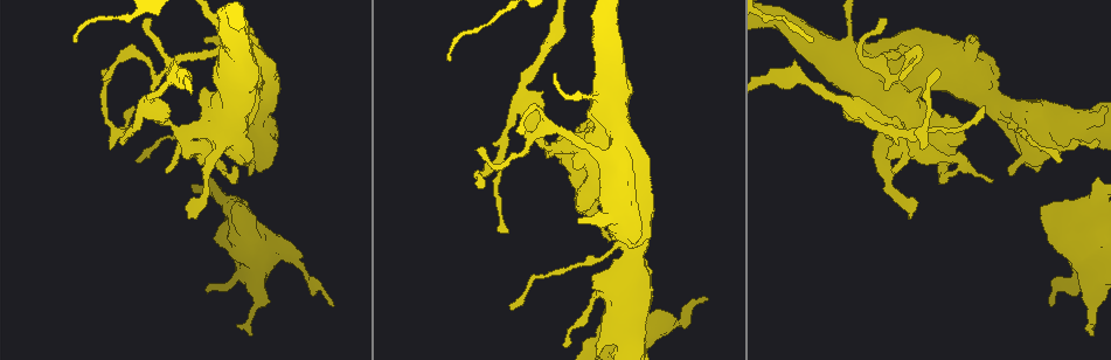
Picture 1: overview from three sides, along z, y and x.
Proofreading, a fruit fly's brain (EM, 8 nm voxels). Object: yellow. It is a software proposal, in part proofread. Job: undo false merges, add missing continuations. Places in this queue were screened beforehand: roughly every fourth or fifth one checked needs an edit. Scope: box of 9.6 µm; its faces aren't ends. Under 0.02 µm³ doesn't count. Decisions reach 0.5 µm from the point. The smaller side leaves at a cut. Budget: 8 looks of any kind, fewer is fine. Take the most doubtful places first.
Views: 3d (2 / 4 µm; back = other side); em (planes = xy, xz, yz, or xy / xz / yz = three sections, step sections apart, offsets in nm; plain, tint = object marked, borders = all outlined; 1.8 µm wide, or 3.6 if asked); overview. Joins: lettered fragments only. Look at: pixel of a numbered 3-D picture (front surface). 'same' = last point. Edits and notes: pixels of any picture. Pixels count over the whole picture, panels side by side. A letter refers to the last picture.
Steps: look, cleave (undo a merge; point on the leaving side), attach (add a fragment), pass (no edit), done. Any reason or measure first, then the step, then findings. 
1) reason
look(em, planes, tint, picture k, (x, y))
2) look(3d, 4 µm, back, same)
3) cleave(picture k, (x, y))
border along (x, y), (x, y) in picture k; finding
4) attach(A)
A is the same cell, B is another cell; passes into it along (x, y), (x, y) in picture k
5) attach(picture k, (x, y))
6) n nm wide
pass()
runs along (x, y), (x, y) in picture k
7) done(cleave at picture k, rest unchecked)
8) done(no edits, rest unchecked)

abrupt turn
look(em, 3.6 µm, planes, borders, picture 1, (1021, 113))

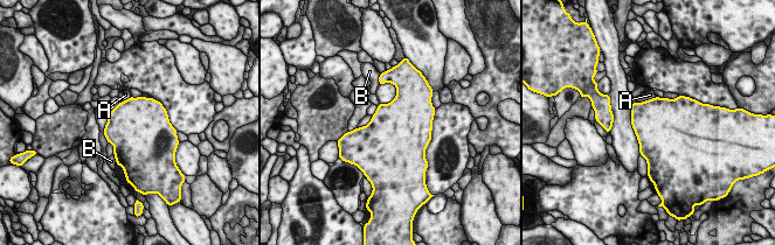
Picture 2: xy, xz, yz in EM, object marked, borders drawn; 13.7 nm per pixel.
A touches over 280 nm
pass()
A and B are other cells; border along (656, 96), (637, 103) in picture 2; continuous, no second neuron

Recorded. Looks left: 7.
long arm stops here
look(em, planes, borders, picture 1, (138, 159))

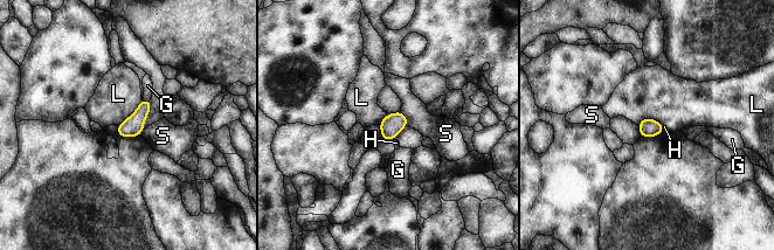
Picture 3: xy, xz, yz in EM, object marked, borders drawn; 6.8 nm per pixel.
L touches over 240 nm
pass()
G, H, L and S are other cells; border along (142, 101), (117, 125) in picture 3; none of them fits

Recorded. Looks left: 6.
thin arm on a thick one
look(3d, 4 µm, picture 1, (561, 154))

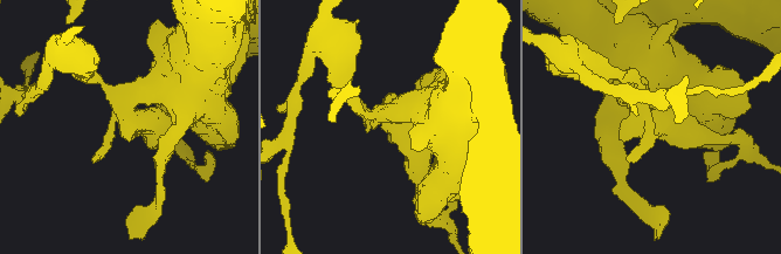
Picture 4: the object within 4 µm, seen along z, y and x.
look(em, xz, step 8, tint, picture 4, (647, 123))

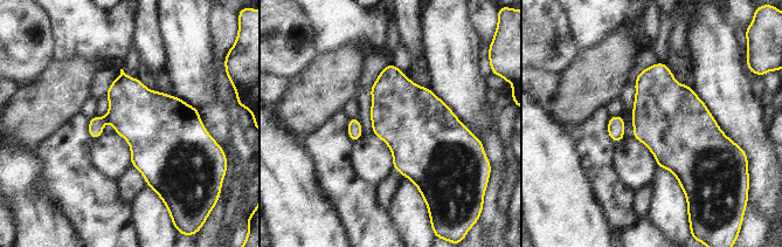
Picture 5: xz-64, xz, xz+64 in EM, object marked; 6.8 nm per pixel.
another direction
look(em, yz, step 16, borders, same)

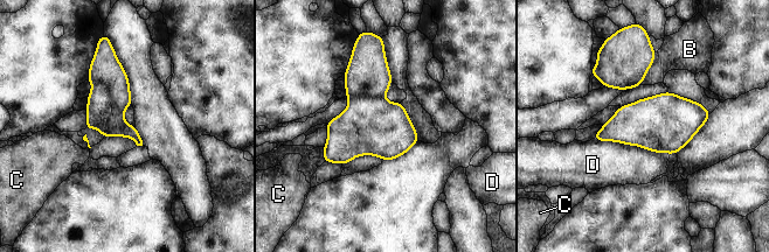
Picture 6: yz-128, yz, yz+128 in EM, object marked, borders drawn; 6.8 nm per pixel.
D touches over 550 nm
cleave(picture 6, (102, 113))
B, C and D are other cells; border along (92, 83), (102, 83), (124, 111) in picture 6; a second neuron is stuck on

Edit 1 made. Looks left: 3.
done(cleave at picture 6, rest unchecked)

